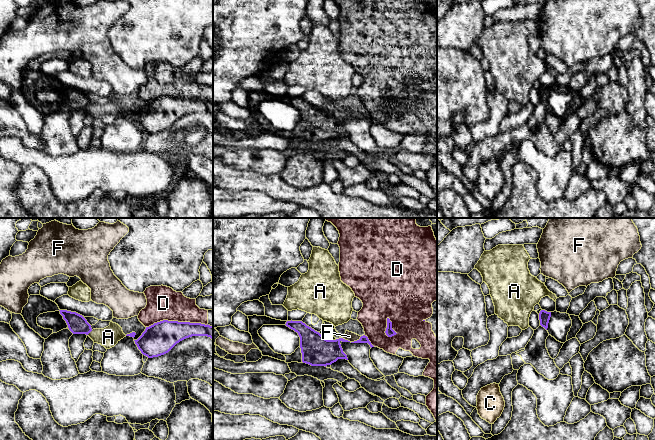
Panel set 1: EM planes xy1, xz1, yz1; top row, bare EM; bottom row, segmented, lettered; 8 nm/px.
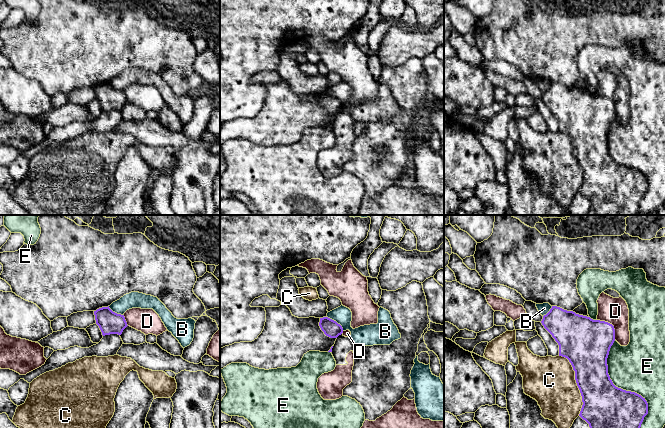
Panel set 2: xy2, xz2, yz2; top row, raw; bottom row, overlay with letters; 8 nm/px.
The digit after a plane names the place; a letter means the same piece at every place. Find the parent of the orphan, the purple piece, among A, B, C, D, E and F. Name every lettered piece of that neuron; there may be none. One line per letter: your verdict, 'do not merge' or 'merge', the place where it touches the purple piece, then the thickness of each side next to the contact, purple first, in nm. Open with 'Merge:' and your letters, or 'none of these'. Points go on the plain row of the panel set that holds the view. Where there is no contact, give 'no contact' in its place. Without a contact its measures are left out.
Merge: none of these
A: do not merge; meets purple in xy1 at (89, 108); 160 nm thick on the purple side, 160 nm on the other
B: do not merge; meets purple in xz2 at (335, 97); 140 nm thick on the purple side, 150 nm on the other
C: do not merge; meets purple in yz2 at (576, 158); 320 nm thick on the purple side, 380 nm on the other
D: do not merge; meets purple in xy1 at (176, 97); 260 nm thick on the purple side, 280 nm on the other
E: do not merge; meets purple in yz2 at (625, 166); 440 nm thick on the purple side, 400 nm on the other
F: do not merge; meets purple in xz1 at (351, 118); 60 nm thick on the purple side, 70 nm on the other

